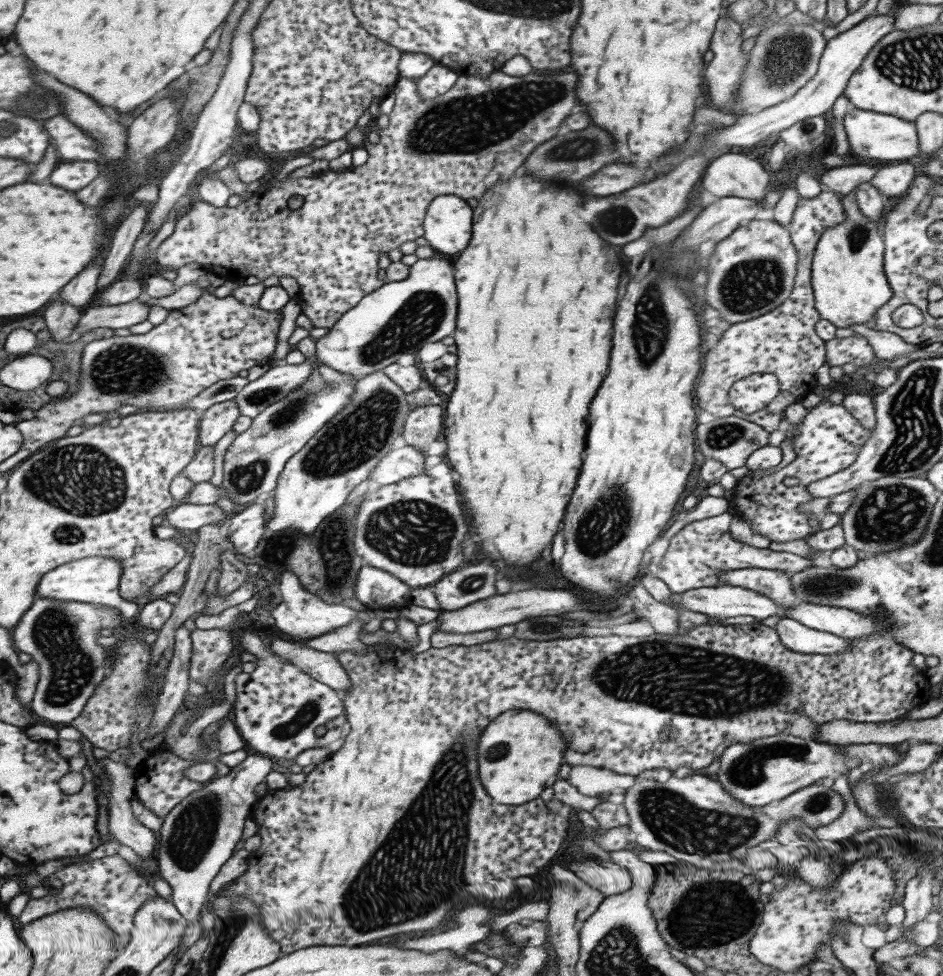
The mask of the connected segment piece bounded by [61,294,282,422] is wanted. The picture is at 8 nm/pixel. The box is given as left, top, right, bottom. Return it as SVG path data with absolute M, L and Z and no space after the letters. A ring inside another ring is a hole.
M203 294L195 302L167 313L167 318L146 334L113 335L108 339L92 340L83 346L75 383L78 388L71 397L61 400L61 422L71 422L94 412L109 416L125 404L179 408L216 380L235 377L239 370L266 364L277 344L277 333L282 320L281 309L267 312L259 308L257 303L245 305L230 295L215 298Z

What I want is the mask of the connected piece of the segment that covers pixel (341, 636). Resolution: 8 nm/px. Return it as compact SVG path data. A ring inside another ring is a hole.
M351 620L347 626L341 626L341 628L327 632L327 634L317 636L317 638L311 638L311 640L303 643L303 646L333 654L345 651L362 654L367 649L367 646L358 639L358 634L361 627L363 627L363 623L365 622Z

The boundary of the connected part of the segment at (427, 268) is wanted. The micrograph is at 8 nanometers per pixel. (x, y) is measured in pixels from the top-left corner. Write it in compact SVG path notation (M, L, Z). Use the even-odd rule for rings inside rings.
M434 254L427 260L417 260L409 268L407 278L403 281L385 282L380 288L363 296L353 308L349 308L328 333L314 341L315 359L324 368L331 368L353 378L365 376L394 362L400 354L414 354L422 343L439 341L444 336L452 336L455 329L457 311L456 289L454 286L451 259Z

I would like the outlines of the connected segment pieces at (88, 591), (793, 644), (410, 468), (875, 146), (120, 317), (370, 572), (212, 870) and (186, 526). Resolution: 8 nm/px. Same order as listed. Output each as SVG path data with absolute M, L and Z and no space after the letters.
M89 556L72 560L45 572L37 584L35 596L115 607L119 609L120 616L129 620L139 612L140 606L119 596L118 584L121 572L123 572L121 563L111 557Z
M782 617L772 627L785 648L801 654L835 654L849 648L849 639L813 630L789 617Z
M405 445L398 449L390 449L377 465L369 471L367 480L377 484L388 485L408 476L424 473L425 454L413 446Z
M849 106L843 116L843 132L848 142L848 148L857 156L873 158L873 160L901 160L906 162L911 156L920 155L919 140L913 122L901 120L891 114L879 114L870 110L859 110Z
M144 296L114 305L90 305L81 314L74 336L78 337L93 328L128 329L146 320L148 314L149 304L145 304Z
M363 563L357 572L353 596L371 610L401 609L410 602L409 589L395 576Z
M261 753L247 755L225 776L213 776L203 783L201 790L179 802L162 818L156 840L156 862L161 878L172 890L170 900L187 924L201 918L202 904L211 880L234 851L241 838L243 822L249 816L251 806L255 805L255 787L264 782L274 767L275 760L271 757Z
M187 502L175 505L171 512L165 515L167 524L179 531L188 531L191 535L205 524L222 524L226 519L223 509L213 504L191 504Z

